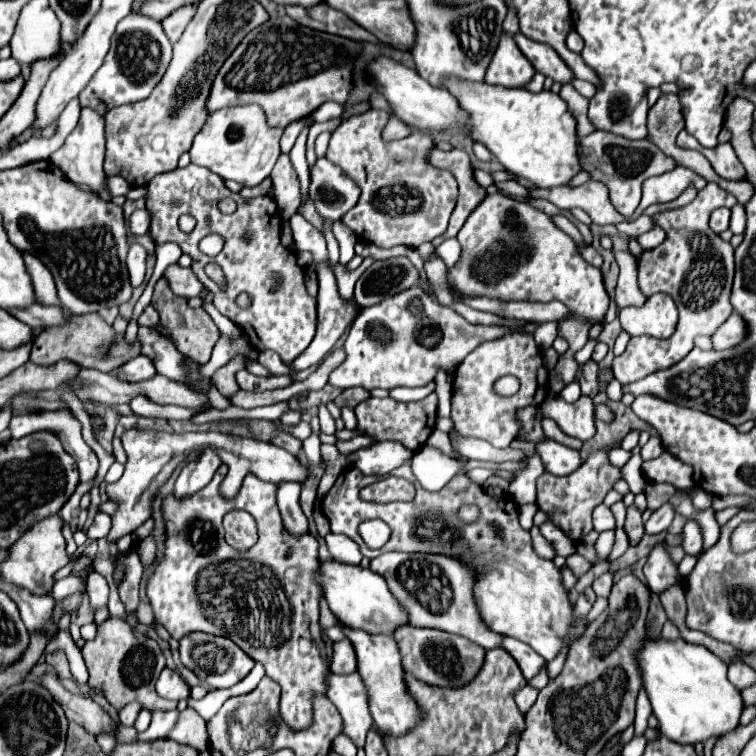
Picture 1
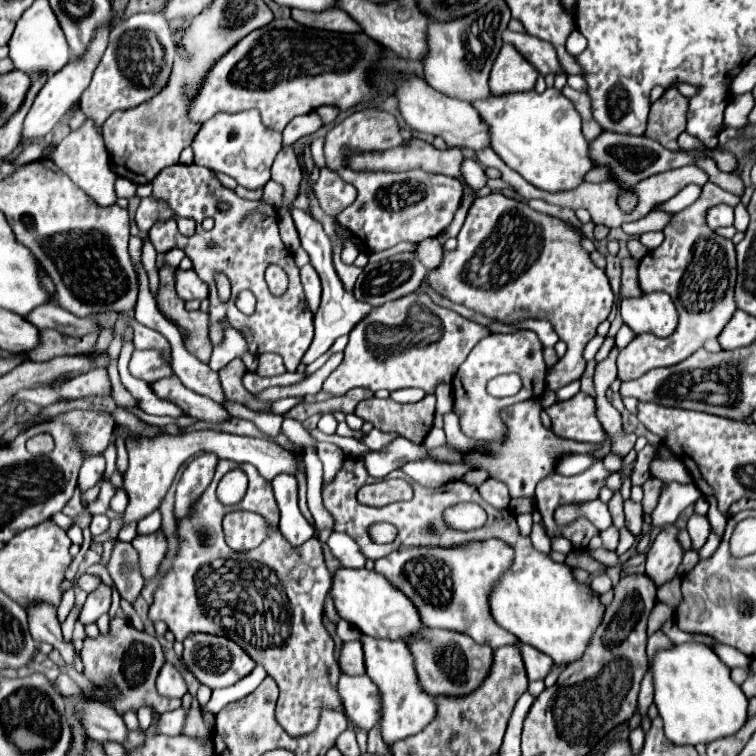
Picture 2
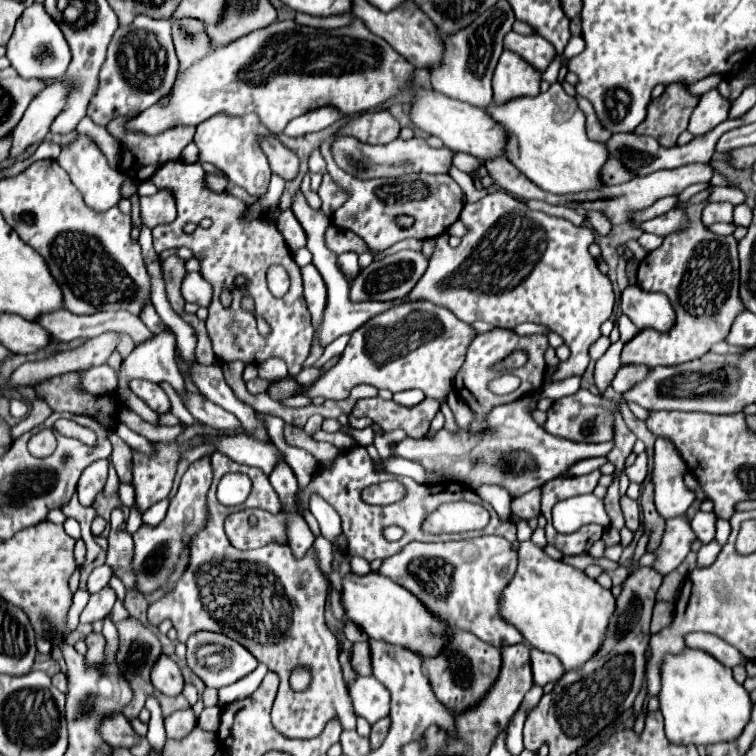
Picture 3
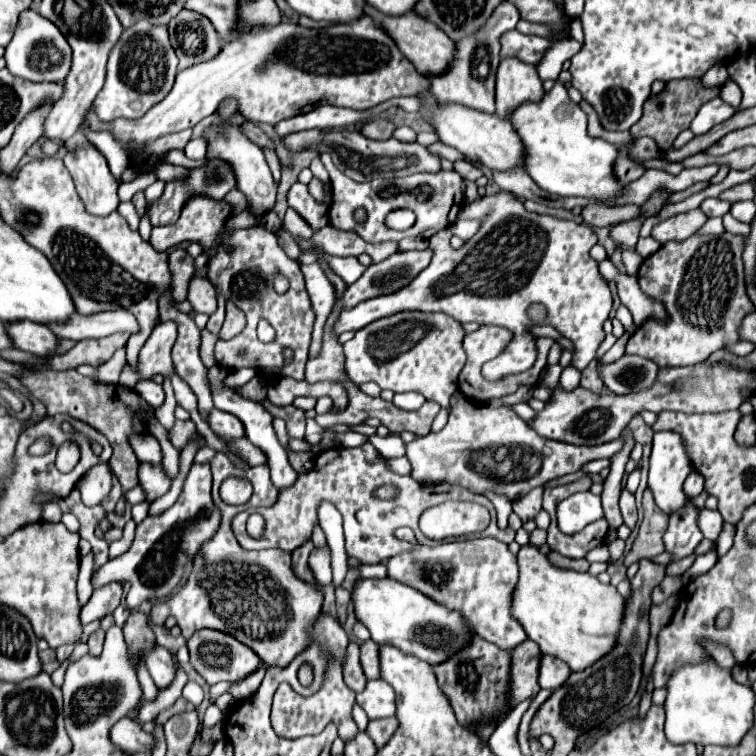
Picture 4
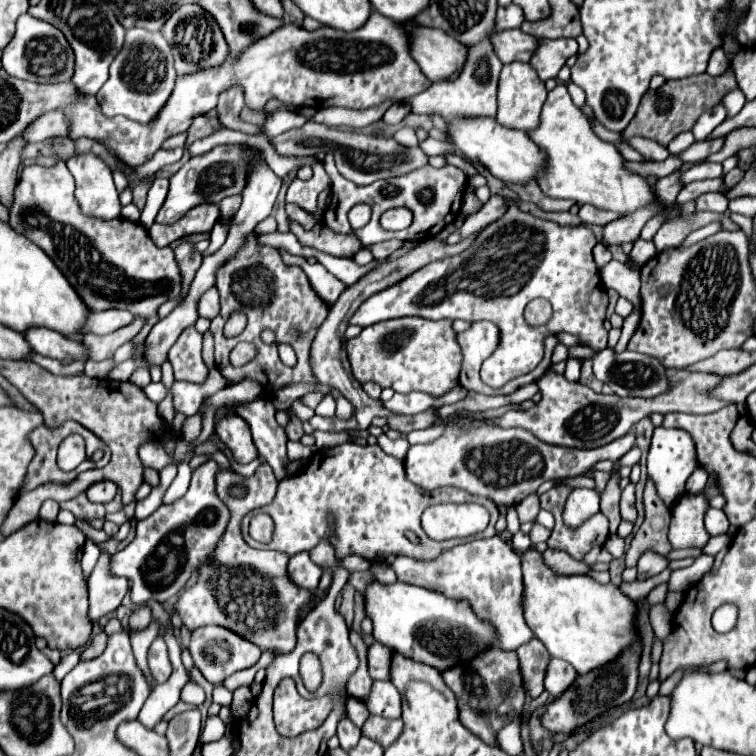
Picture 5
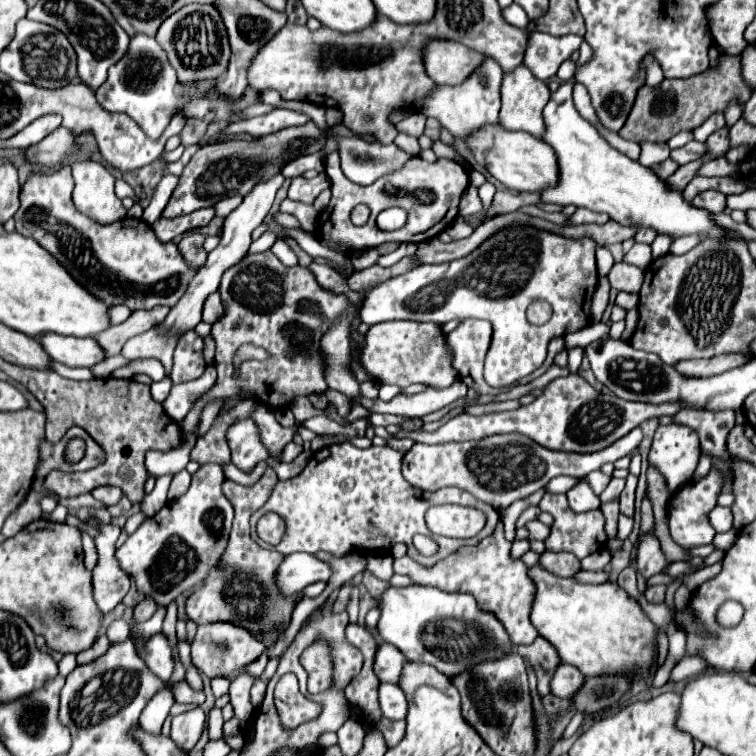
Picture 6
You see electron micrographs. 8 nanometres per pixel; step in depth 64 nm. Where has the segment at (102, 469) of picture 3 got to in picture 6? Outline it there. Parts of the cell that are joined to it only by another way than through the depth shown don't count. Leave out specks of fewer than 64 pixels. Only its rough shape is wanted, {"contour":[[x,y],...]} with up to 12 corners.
{"contour":[[100,486],[92,496],[104,506],[114,506],[122,500],[120,488]]}

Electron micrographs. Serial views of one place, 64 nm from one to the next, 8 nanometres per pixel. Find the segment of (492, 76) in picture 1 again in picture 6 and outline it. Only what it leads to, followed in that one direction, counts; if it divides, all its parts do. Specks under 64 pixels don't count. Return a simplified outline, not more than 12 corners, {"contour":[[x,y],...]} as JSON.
{"contour":[[526,66],[504,74],[500,124],[544,136],[546,82]]}

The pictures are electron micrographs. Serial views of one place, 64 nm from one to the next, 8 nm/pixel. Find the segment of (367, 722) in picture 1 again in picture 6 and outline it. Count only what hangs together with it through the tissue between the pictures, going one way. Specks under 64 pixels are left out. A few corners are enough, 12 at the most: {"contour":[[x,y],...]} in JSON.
{"contour":[[380,684],[380,708],[404,720],[408,698],[398,684]]}

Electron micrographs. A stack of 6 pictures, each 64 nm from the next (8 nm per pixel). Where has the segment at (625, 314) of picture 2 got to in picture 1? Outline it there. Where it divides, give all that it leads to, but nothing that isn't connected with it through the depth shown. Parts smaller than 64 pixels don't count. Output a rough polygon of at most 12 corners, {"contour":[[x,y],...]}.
{"contour":[[668,294],[618,314],[630,336],[670,338],[678,310]]}

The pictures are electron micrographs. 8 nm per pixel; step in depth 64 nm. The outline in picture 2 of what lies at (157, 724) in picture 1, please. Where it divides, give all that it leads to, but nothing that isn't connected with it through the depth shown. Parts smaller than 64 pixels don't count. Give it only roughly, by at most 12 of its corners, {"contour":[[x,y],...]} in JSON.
{"contour":[[186,708],[164,712],[160,732],[180,736],[184,730]]}

